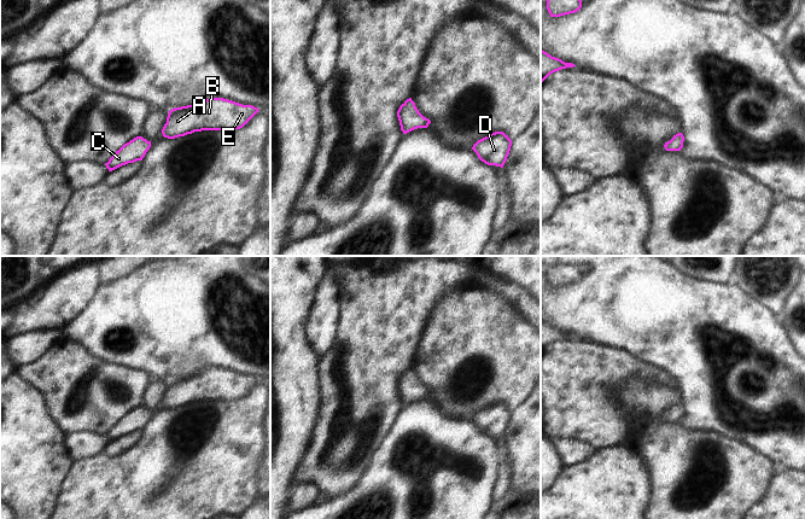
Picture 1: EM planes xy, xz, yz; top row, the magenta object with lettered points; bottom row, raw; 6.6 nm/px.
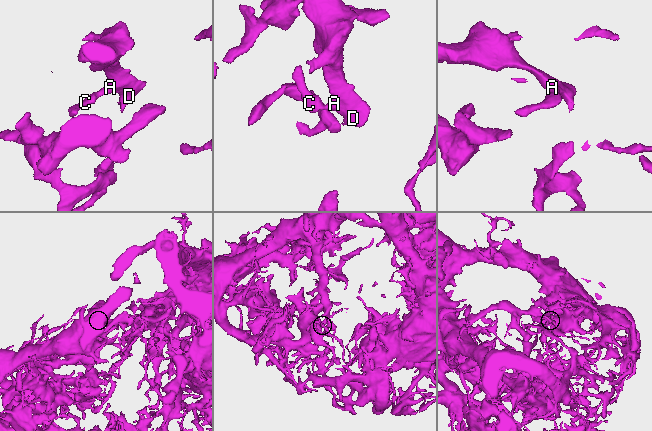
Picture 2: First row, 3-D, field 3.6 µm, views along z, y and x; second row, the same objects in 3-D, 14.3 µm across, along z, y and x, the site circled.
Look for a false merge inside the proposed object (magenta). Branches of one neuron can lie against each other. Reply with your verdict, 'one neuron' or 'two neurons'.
one neuron

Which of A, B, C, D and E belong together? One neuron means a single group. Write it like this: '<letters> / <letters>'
A B C D E

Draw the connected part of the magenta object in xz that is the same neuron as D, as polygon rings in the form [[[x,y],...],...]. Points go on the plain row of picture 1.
[[[495,402],[478,410],[472,420],[488,436],[503,438],[509,425],[512,410],[503,402]]]

